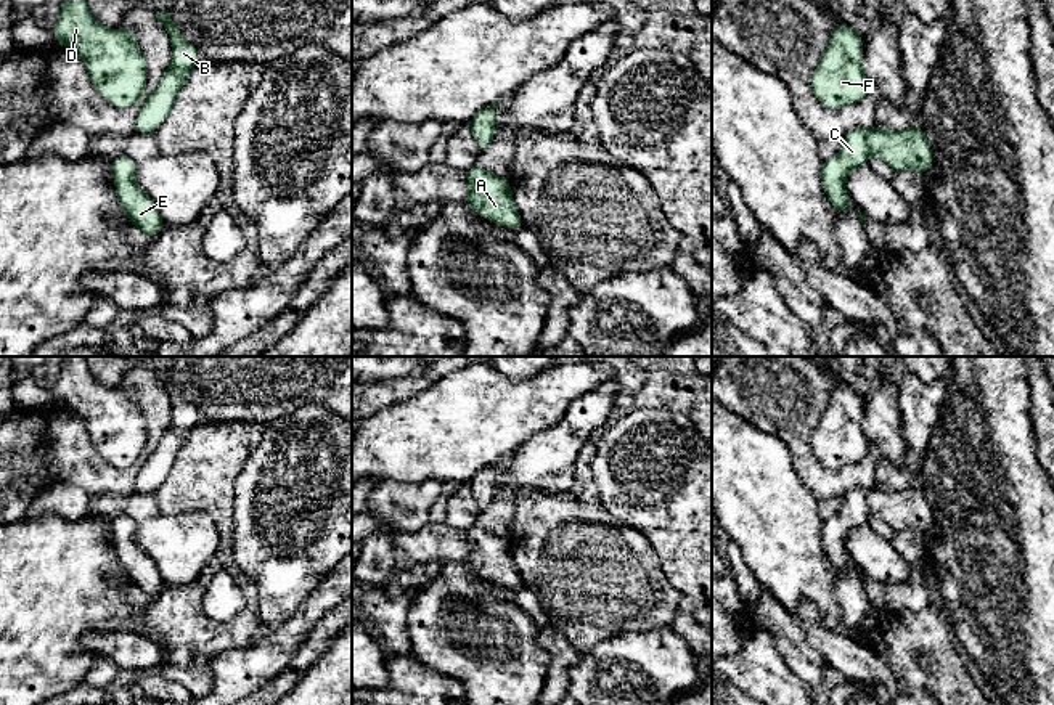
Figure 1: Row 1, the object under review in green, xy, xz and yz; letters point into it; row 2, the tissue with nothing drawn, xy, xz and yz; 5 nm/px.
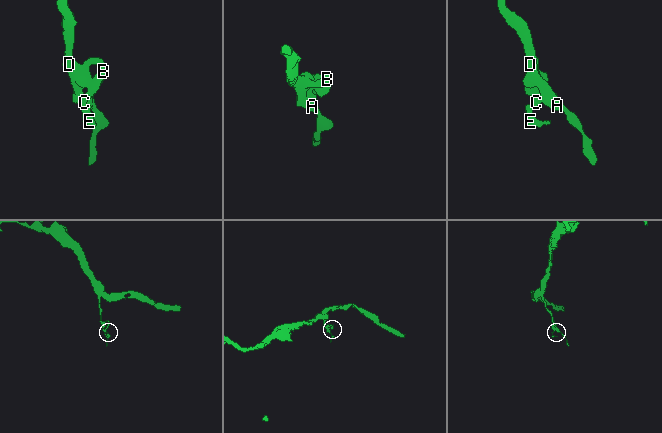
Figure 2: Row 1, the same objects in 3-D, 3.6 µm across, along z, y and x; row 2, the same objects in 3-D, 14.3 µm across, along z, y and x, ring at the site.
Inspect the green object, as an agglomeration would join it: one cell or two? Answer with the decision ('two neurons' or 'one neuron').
one neuron

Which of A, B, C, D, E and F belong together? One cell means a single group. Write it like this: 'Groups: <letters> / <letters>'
Groups: A B C D E F

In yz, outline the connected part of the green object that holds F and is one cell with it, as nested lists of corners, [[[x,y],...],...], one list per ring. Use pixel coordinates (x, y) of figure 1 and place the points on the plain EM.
[[[835,384],[810,445],[823,466],[831,469],[869,454],[871,440],[863,432],[863,397],[853,387]]]

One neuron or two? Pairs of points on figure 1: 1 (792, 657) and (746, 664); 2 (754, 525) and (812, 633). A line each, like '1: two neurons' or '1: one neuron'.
1: two neurons
2: two neurons

